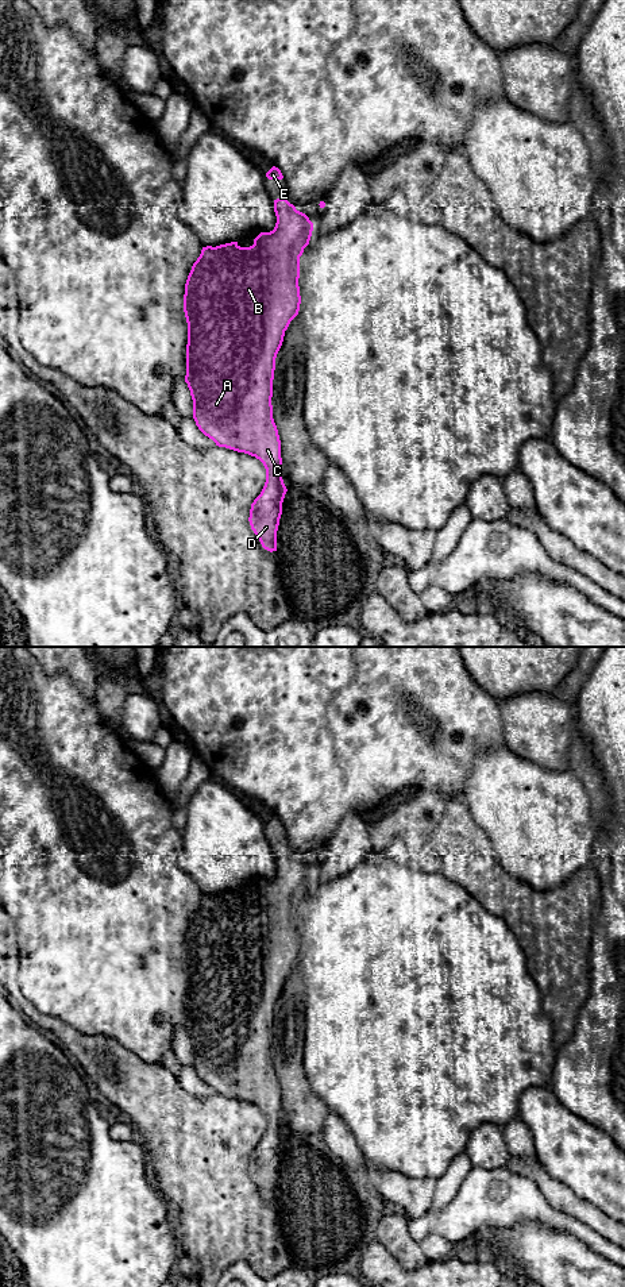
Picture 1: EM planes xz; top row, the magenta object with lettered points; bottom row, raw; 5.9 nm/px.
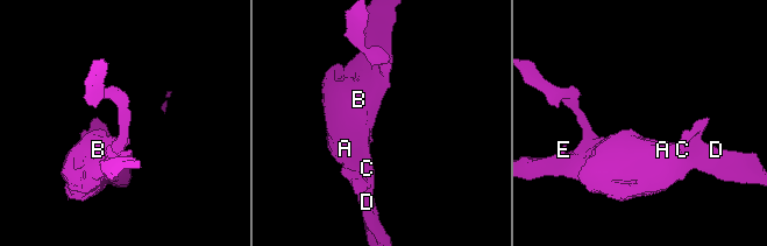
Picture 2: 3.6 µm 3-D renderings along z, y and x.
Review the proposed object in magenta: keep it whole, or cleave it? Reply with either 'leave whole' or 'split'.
leave whole

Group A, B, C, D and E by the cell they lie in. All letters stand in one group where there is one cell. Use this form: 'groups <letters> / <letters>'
groups A B C D E

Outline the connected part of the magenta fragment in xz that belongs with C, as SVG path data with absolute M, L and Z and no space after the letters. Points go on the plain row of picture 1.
M286 847L274 848L274 860L277 864L274 878L261 881L250 895L240 895L238 890L202 895L188 924L184 943L188 971L185 1030L193 1048L193 1067L198 1078L216 1094L248 1102L263 1111L266 1130L251 1152L248 1170L262 1195L270 1201L277 1199L277 1179L288 1140L281 1122L281 1088L271 1053L275 1006L285 979L300 959L300 905L309 893L313 879L309 866Z

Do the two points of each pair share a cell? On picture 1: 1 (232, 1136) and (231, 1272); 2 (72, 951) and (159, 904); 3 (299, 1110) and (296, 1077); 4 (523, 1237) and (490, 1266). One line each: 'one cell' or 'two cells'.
1: two cells
2: one cell
3: one cell
4: two cells

